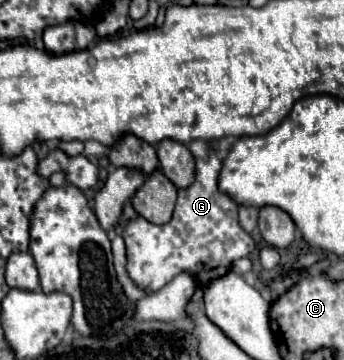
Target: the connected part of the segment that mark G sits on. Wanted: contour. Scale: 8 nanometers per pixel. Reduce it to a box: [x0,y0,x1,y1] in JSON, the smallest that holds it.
[124,153,254,291]

